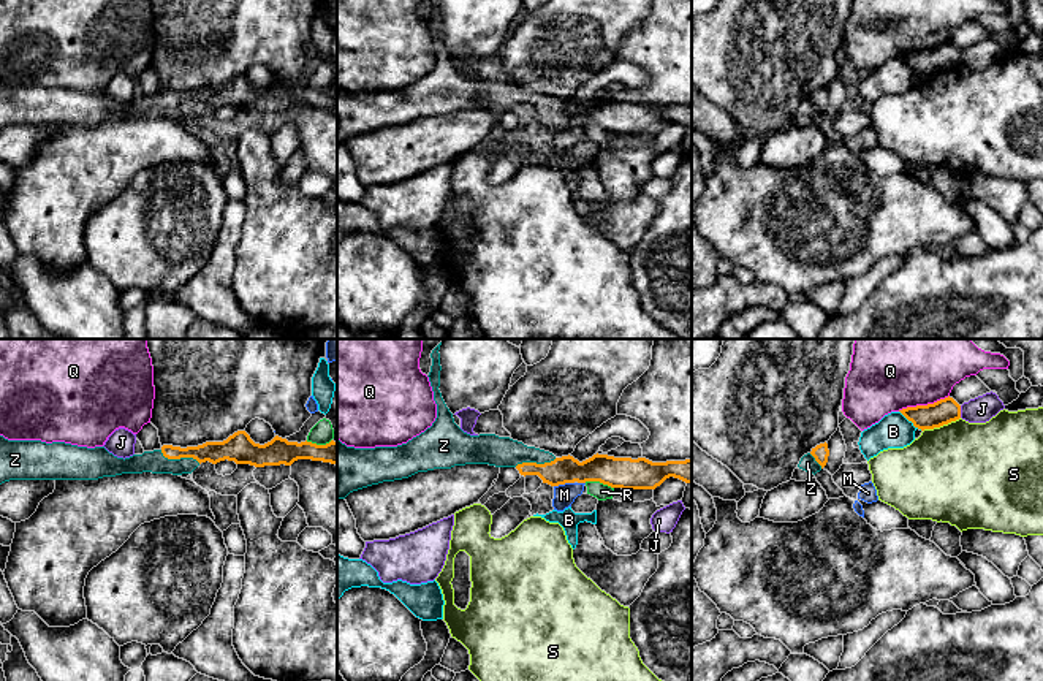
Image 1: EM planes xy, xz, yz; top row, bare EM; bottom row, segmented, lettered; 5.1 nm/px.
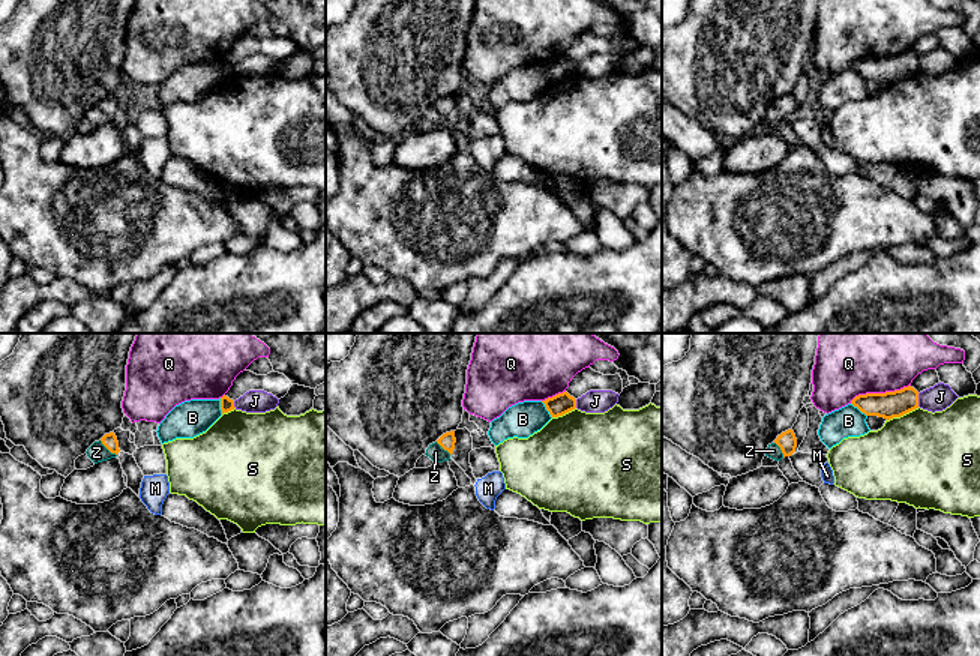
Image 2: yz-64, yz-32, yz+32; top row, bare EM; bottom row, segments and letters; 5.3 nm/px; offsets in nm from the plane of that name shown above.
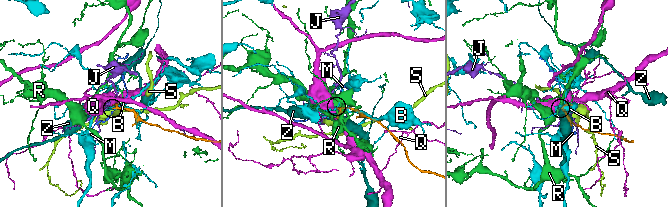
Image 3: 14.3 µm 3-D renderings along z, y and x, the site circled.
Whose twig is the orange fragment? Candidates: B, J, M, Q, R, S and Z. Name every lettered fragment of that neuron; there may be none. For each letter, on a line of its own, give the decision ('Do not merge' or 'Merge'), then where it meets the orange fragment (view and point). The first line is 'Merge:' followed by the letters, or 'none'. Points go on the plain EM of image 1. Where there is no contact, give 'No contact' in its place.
Merge: Z
B: Do not merge. Touches orange at yz (910, 65)
J: Do not merge. Touches orange at yz (959, 57)
M: Do not merge. Touches orange at xz (564, 129)
Q: Do not merge. Touches orange at yz (923, 51)
R: Do not merge. Touches orange at xz (599, 125)
S: Do not merge. Touches orange at yz (940, 70)
Z: Merge. Touches orange at xy (179, 103)

